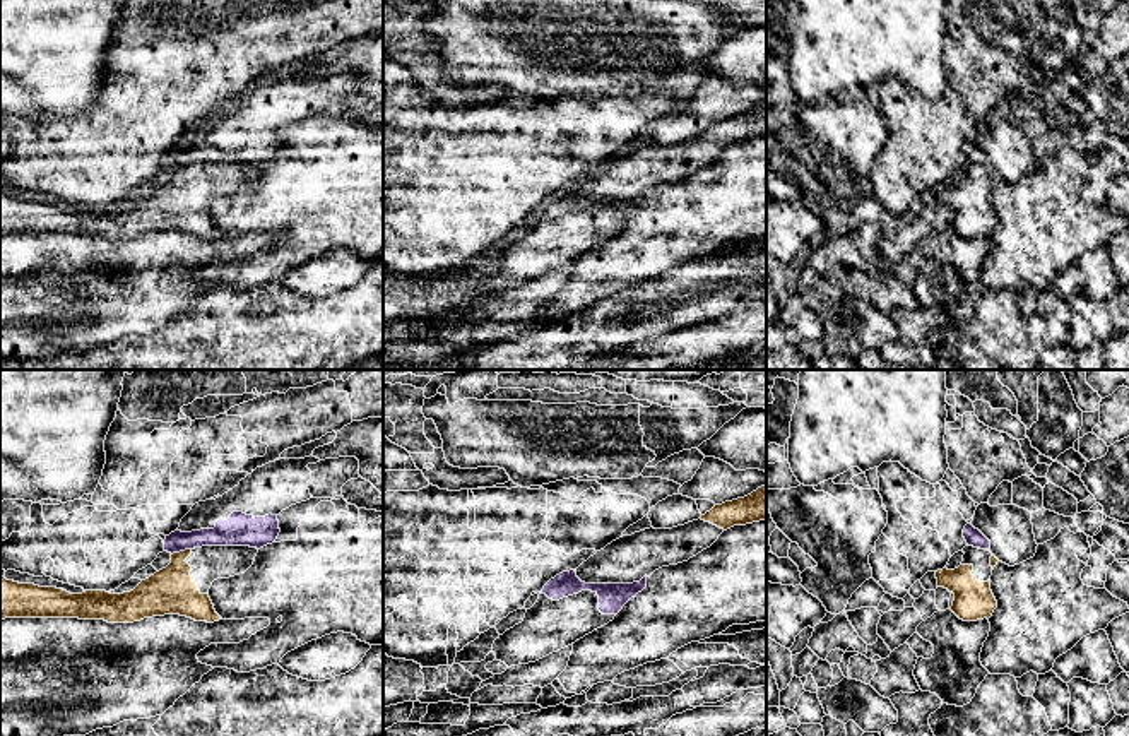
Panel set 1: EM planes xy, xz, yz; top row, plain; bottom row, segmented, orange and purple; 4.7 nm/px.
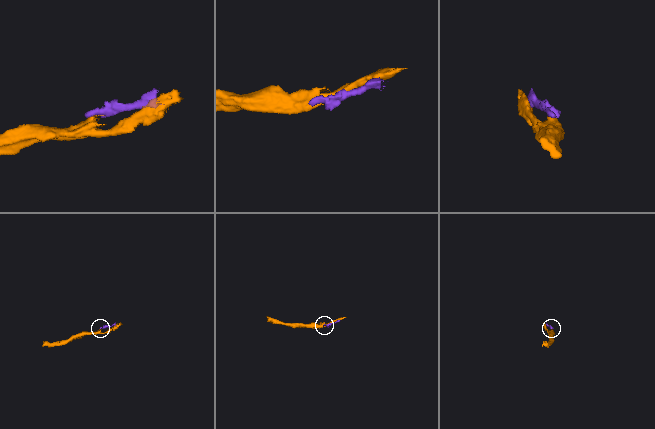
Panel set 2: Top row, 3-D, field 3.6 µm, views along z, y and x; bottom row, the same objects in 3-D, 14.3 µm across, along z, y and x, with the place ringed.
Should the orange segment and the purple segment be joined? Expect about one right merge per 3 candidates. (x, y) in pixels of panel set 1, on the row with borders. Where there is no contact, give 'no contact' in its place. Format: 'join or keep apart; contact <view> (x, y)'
keep apart; contact xy (182, 552)

